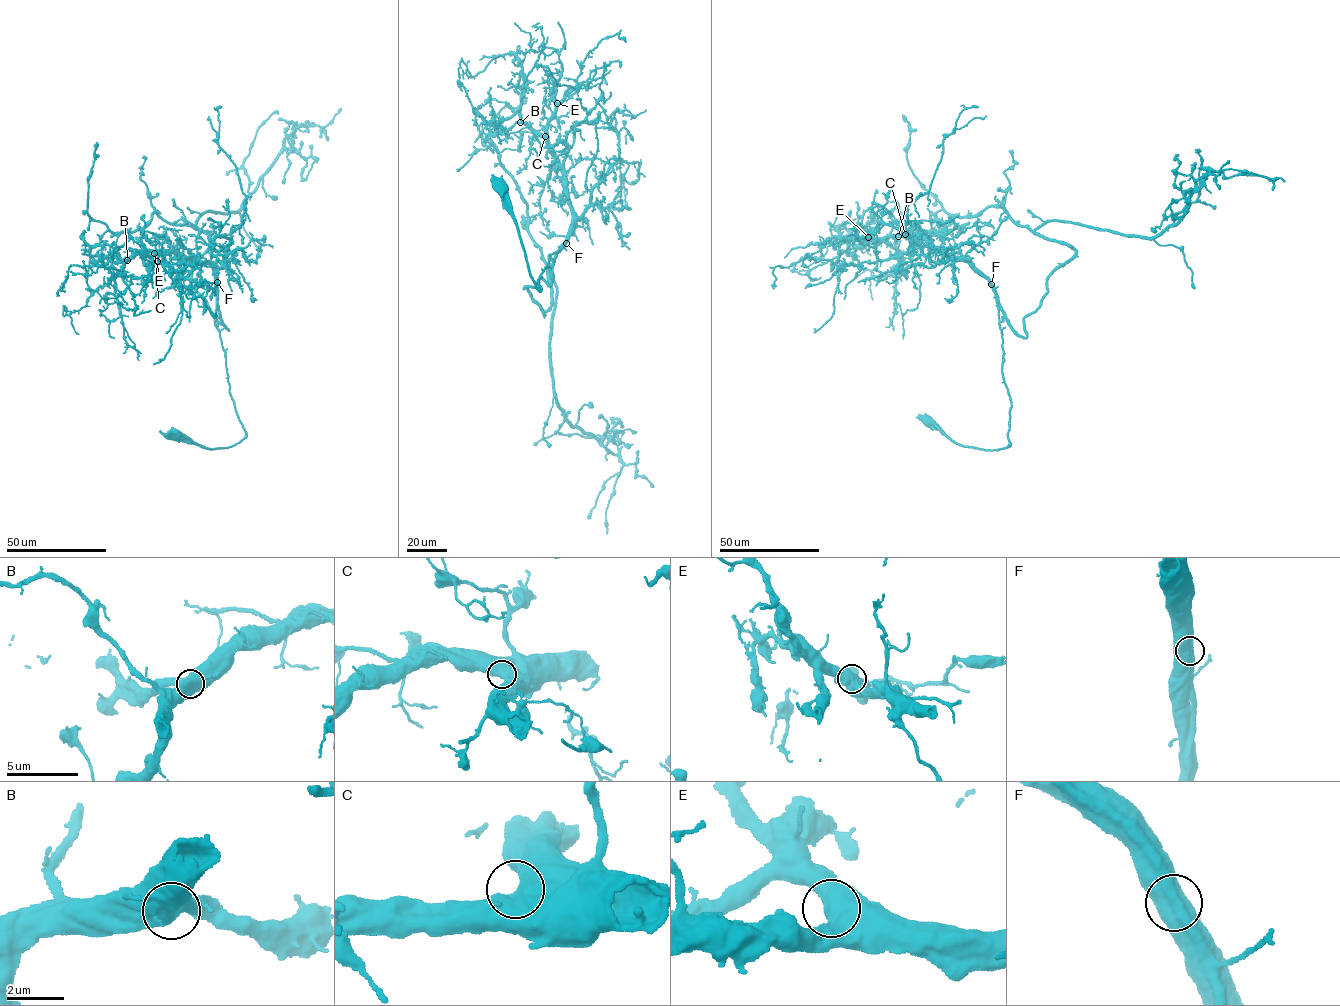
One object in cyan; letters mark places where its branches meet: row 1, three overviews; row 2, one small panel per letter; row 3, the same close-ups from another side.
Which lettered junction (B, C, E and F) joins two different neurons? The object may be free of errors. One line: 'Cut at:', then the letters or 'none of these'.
Cut at: none of these

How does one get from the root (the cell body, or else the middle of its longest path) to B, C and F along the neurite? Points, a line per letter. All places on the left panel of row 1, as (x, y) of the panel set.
B: (176, 435), (209, 449), (246, 435), (215, 324), (215, 276), (210, 264), (174, 253), (140, 251), (127, 260)
C: (176, 435), (209, 449), (234, 445), (246, 432), (230, 394), (215, 324), (212, 267), (174, 253), (154, 253)
F: (176, 435), (209, 449), (234, 445), (246, 435), (230, 394), (225, 351), (215, 324), (217, 282)

